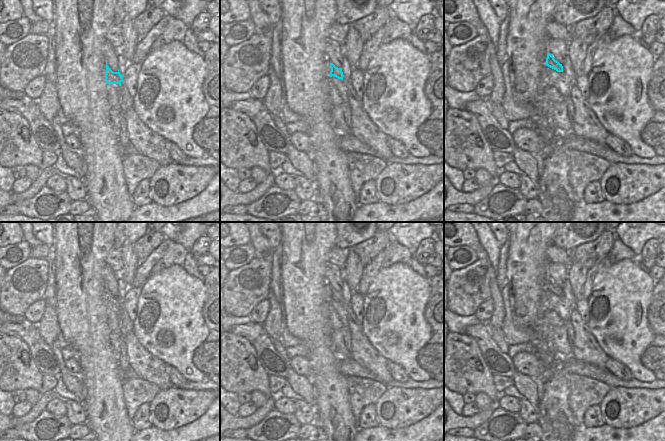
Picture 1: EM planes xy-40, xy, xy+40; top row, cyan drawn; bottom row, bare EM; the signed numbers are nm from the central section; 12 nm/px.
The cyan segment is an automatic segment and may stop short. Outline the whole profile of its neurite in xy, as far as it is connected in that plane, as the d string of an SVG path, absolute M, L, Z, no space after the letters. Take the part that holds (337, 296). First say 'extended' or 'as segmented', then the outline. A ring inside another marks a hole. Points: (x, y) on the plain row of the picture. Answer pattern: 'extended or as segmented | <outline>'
extended | M330 287L330 292L330 301L341 303L346 311L347 326L351 332L350 358L376 374L380 383L388 384L393 379L387 368L388 361L370 344L363 332L362 323L358 321L350 304L345 303L342 292L333 287Z

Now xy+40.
as segmented | M550 277L547 278L546 289L556 294L557 296L563 296L562 288L560 288L557 284L555 284Z

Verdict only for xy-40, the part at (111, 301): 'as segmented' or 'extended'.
extended

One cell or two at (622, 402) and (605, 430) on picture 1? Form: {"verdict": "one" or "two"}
{"verdict": "two"}

